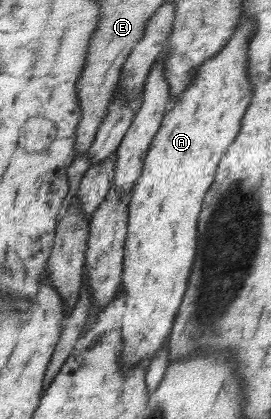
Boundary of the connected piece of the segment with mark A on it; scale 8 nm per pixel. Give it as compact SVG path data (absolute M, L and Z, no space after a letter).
M243 18L234 30L227 44L216 54L197 66L194 80L178 96L173 108L162 119L162 129L154 138L146 154L142 174L132 186L128 203L129 229L126 238L125 261L122 269L123 292L126 294L125 317L123 318L123 366L130 369L141 360L155 357L176 320L177 310L181 306L189 274L193 270L195 246L197 246L197 218L203 208L203 196L213 184L215 170L229 144L239 134L241 118L251 100L251 82L247 74L247 46L255 34L255 20Z

